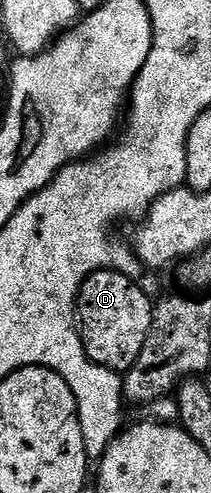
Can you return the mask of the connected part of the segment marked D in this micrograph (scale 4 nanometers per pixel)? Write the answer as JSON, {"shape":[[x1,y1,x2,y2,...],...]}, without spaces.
{"shape":[[98,269,84,280,80,294,76,297,76,323,86,355,94,363,121,375,127,373,130,367,134,367,138,355,142,355,142,347,152,326,153,298,148,298,136,284,133,278,124,273,117,273,114,269]]}

